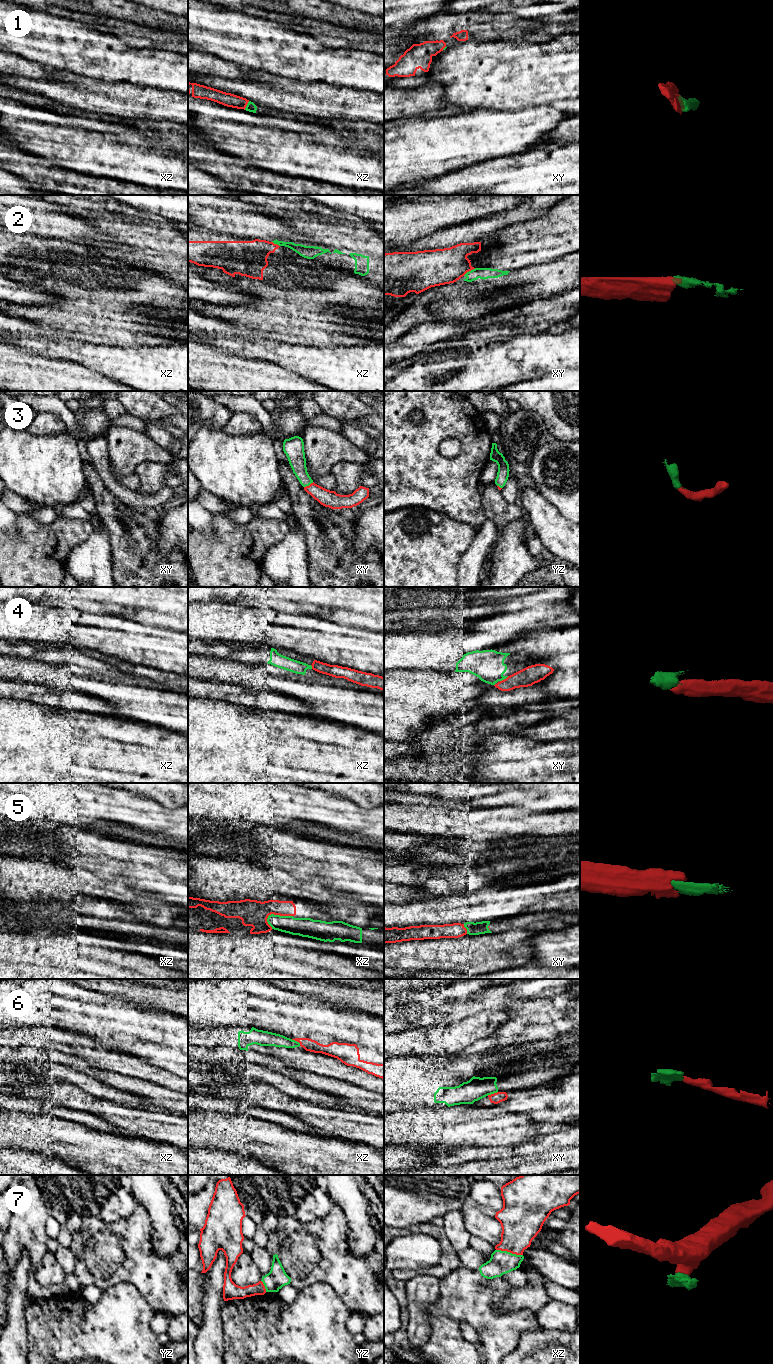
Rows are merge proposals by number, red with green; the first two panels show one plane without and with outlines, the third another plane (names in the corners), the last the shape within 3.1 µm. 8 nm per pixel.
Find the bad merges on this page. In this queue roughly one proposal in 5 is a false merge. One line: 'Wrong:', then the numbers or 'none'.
Wrong: 2, 4, 6

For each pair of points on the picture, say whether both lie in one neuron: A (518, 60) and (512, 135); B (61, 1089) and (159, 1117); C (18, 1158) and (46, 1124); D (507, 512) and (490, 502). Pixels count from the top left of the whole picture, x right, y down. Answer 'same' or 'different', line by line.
A: different
B: same
C: different
D: same

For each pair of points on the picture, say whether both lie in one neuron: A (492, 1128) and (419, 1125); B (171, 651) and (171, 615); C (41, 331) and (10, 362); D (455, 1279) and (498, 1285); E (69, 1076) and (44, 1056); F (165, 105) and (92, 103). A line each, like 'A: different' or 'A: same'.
A: same
B: different
C: different
D: same
E: different
F: same

